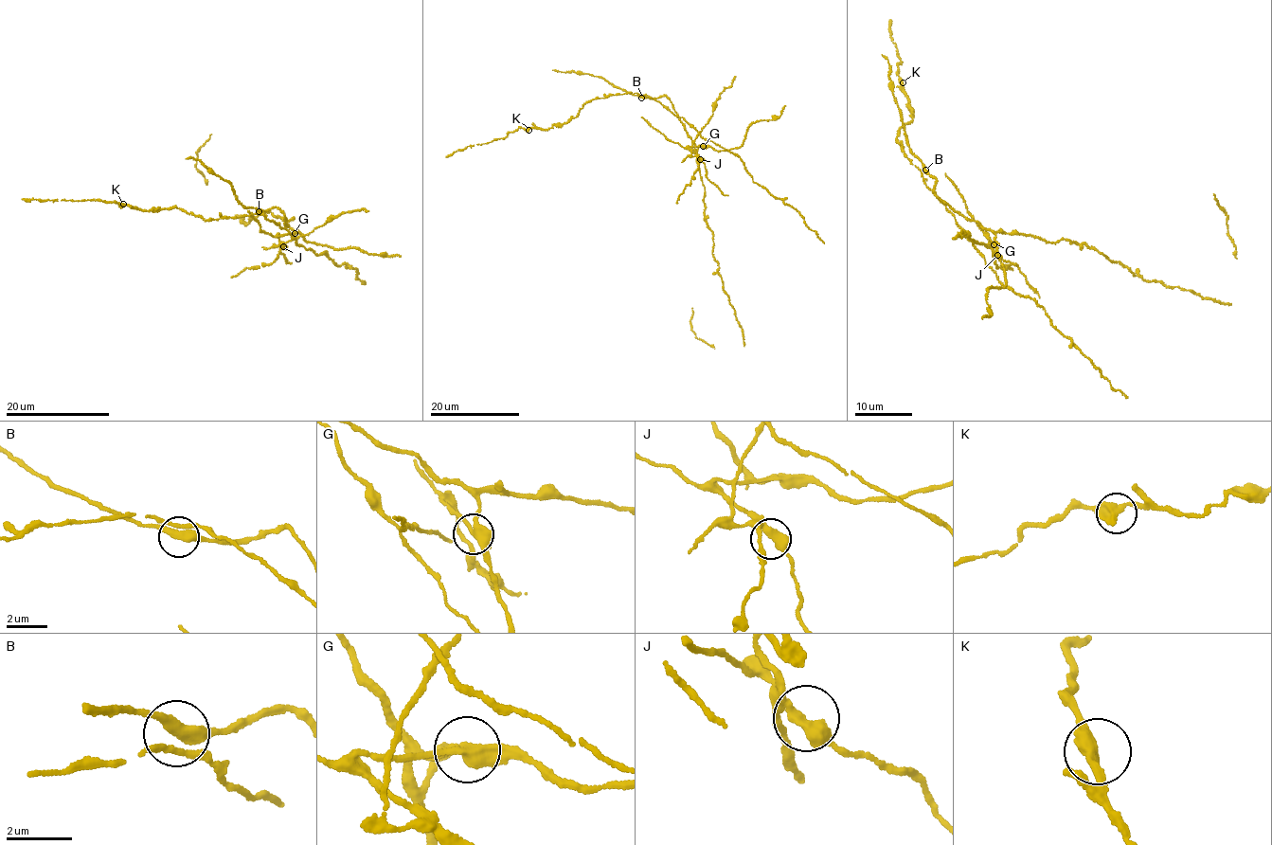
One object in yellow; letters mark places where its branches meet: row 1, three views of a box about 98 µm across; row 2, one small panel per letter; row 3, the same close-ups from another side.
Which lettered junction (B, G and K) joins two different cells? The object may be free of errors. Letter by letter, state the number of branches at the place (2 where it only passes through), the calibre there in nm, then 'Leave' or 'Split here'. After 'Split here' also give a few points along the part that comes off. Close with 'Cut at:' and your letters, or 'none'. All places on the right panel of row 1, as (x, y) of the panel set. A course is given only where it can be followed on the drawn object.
B: Branches: 3. Thickness 320 nm. Leave
G: Branches: 3. Thickness 360 nm. Split here. Course of the part to remove: (994, 244), (988, 238), (989, 244), (985, 245), (961, 232), (962, 237), (953, 239)
K: Branches: 2. Thickness 420 nm. Leave
Cut at: G

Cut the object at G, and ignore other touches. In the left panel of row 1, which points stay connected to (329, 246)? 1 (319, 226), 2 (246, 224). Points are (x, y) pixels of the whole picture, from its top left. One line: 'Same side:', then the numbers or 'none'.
Same side: 2

